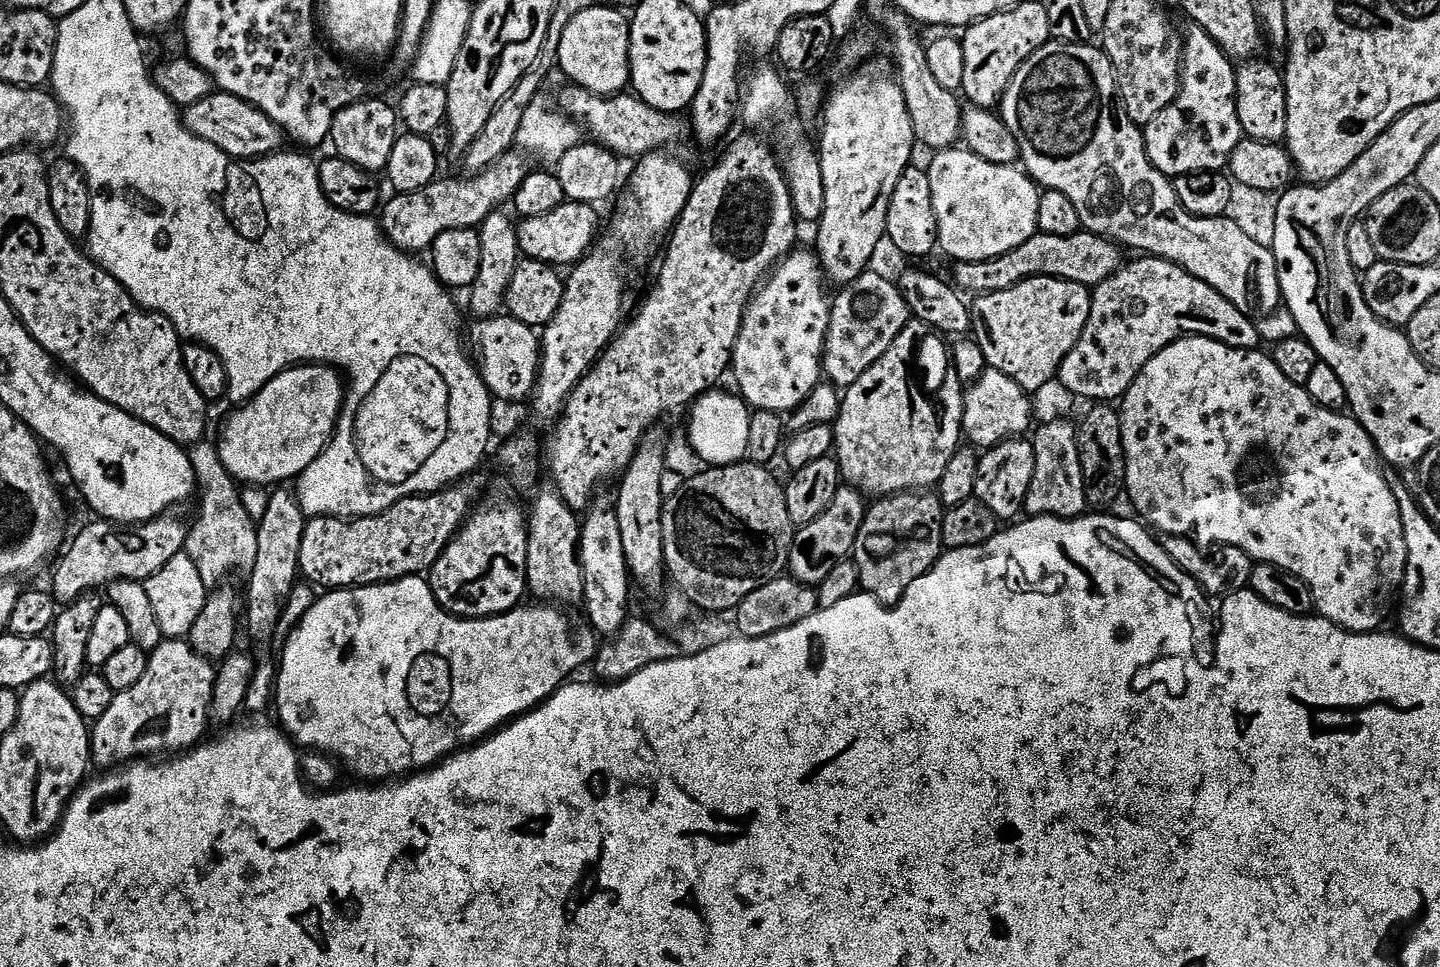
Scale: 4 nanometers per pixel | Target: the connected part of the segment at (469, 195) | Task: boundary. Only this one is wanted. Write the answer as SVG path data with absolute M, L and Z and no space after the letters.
M513 150L498 158L494 166L465 175L465 180L437 178L422 190L393 195L393 200L383 205L378 216L384 237L403 252L420 254L416 252L427 253L438 234L446 234L446 230L479 229L484 219L492 212L503 209L504 203L507 205L522 186L523 180L530 173L530 168L524 165L523 159L525 160L525 157L519 151Z

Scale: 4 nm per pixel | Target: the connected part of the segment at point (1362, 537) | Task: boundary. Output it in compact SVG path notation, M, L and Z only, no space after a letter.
M1183 336L1181 340L1175 340L1154 354L1154 358L1146 362L1138 378L1134 378L1124 393L1118 411L1126 462L1126 496L1132 499L1137 512L1135 515L1145 525L1164 536L1184 536L1201 546L1224 544L1225 549L1237 548L1244 552L1249 561L1273 564L1302 578L1312 595L1315 611L1331 624L1345 628L1348 632L1374 632L1383 625L1380 623L1388 616L1392 595L1401 591L1404 582L1408 561L1404 533L1406 516L1390 490L1388 476L1379 472L1382 464L1378 459L1376 445L1372 443L1367 430L1351 415L1321 406L1316 397L1309 394L1305 385L1290 382L1290 378L1278 370L1276 361L1267 351L1231 348L1205 336Z

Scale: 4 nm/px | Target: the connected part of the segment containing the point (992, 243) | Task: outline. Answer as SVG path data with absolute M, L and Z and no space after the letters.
M953 146L935 153L933 165L928 172L930 178L930 198L934 198L934 218L939 251L945 252L952 262L969 264L998 258L1037 235L1038 202L1041 189L1031 176L1019 167L1010 164L986 162L978 154L963 146Z

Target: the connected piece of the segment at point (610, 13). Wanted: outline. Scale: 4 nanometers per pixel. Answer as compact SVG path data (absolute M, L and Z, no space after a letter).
M597 6L582 10L566 26L560 39L558 68L565 72L571 83L590 90L599 96L615 96L629 87L630 70L630 20L616 8Z

